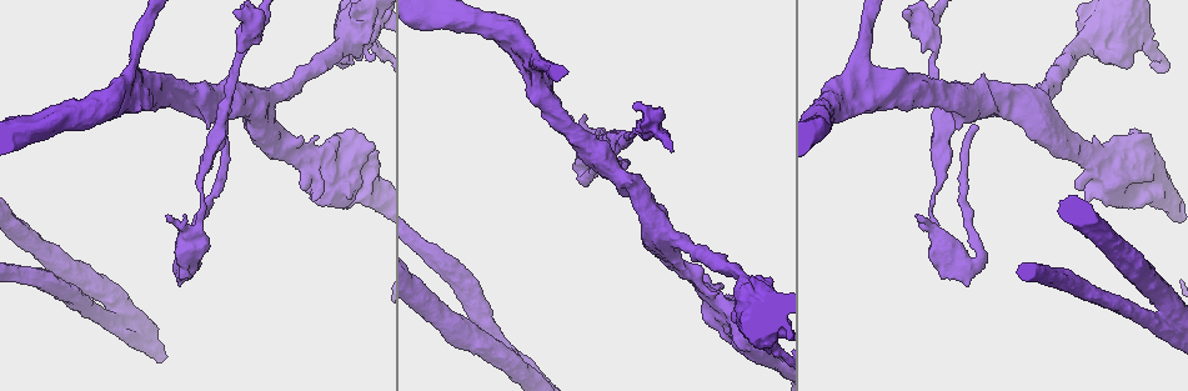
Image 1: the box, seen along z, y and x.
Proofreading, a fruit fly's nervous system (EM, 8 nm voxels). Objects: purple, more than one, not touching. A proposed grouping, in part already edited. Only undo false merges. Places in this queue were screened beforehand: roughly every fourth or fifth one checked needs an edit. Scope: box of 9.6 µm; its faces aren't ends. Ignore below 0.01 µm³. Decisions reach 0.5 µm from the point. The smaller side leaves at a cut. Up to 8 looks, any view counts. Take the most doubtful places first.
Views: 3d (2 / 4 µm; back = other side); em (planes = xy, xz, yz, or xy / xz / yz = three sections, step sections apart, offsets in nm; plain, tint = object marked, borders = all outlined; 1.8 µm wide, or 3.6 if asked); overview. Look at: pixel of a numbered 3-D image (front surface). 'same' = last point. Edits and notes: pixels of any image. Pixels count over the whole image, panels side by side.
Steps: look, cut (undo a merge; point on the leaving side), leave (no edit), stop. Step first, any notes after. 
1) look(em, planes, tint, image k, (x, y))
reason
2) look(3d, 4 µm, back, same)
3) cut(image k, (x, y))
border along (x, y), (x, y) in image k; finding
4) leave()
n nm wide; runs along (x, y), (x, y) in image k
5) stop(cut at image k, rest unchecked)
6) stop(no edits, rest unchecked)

look(em, planes, plain, image 1, (515, 364))
sharp bend

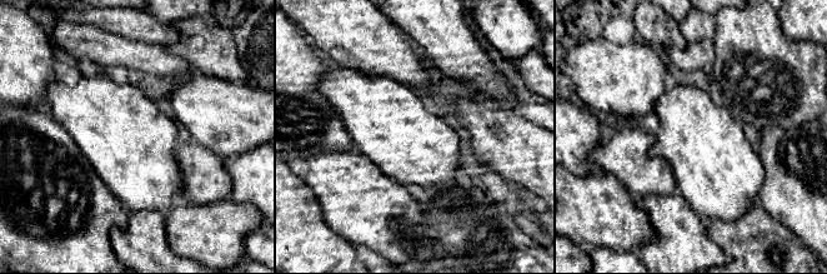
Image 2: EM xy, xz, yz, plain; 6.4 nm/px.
look(em, planes, borders, same)

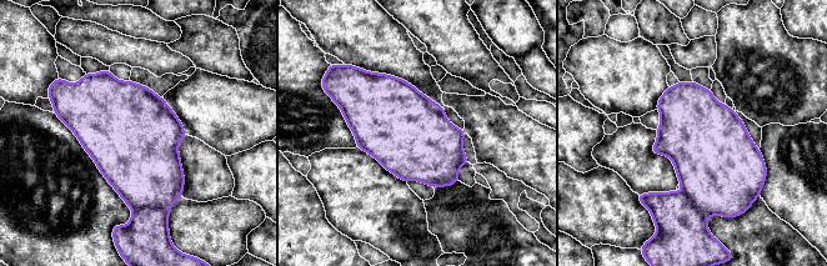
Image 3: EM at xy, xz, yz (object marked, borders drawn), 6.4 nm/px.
cut(image 3, (145, 244))
border along (168, 207), (135, 207), (133, 210) in image 3; two neurons meet here

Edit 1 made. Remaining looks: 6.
look(overview)

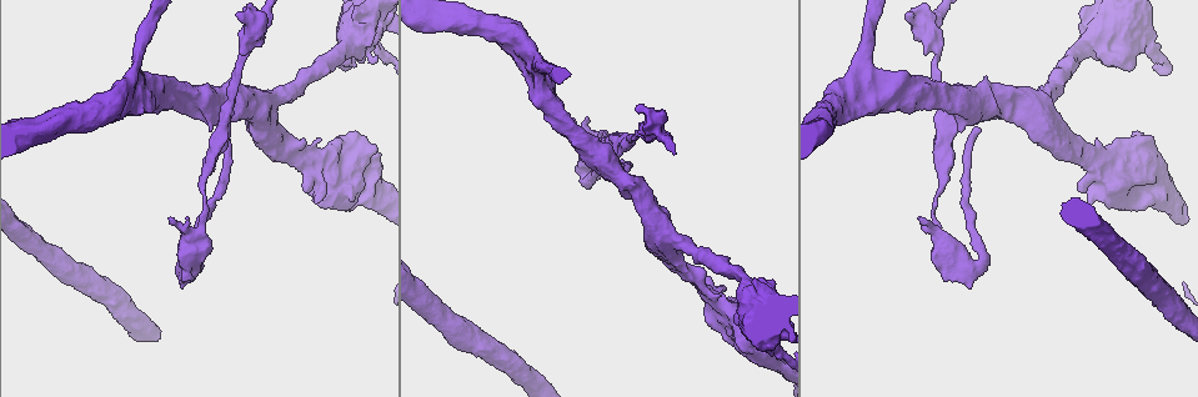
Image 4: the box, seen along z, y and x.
look(3d, 4 µm, image 4, (359, 50))
thick turns thin

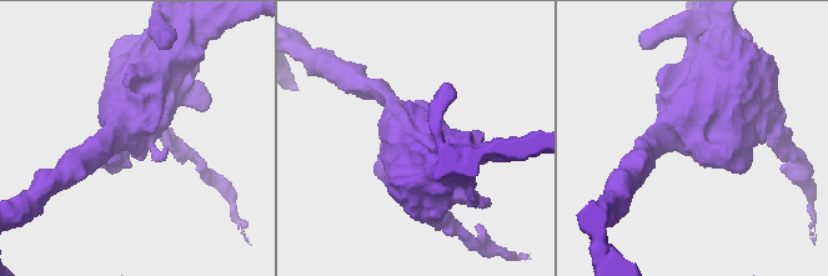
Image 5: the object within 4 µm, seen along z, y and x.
look(em, 3.6 µm, planes, tint, image 5, (708, 131))
shape alone is not enough

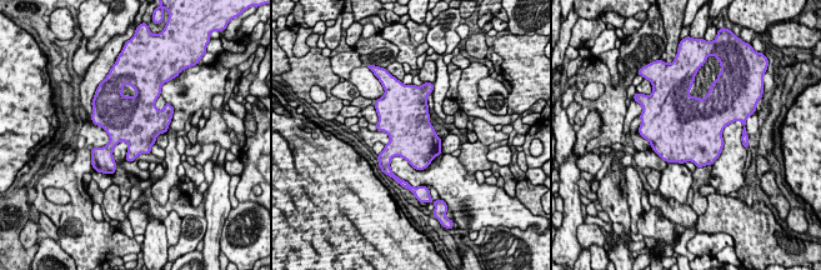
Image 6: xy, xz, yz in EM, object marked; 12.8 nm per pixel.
leave()
all the same neuron

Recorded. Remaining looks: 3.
look(em, yz, step 4, tint, image 4, (355, 173))
touches itself

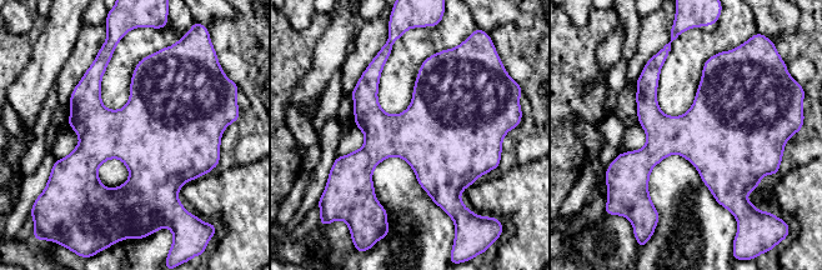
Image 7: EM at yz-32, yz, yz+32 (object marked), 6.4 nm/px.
leave()
460 nm wide; one neuron here

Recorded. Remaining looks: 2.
stop(cut at image 3, rest unchecked)

